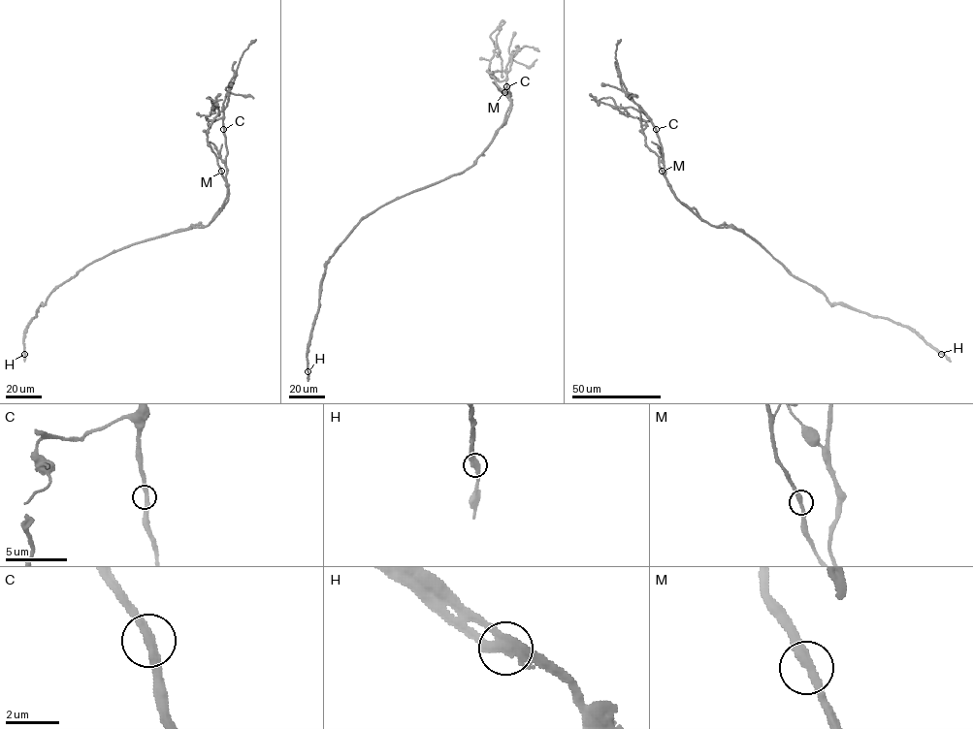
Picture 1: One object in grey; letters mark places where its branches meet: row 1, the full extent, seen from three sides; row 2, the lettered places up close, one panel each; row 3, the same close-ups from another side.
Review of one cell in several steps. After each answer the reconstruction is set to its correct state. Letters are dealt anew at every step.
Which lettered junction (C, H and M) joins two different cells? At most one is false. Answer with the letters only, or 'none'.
H

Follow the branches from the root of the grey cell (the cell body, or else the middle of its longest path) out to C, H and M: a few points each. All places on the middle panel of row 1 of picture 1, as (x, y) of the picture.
C: (441, 180), (470, 167), (492, 141), (510, 106), (506, 86)
H: (441, 180), (397, 197), (368, 214), (337, 248), (326, 264), (321, 279), (318, 307), (307, 356), (308, 371)
M: (441, 180), (470, 167), (492, 141), (510, 106), (510, 99), (504, 92)

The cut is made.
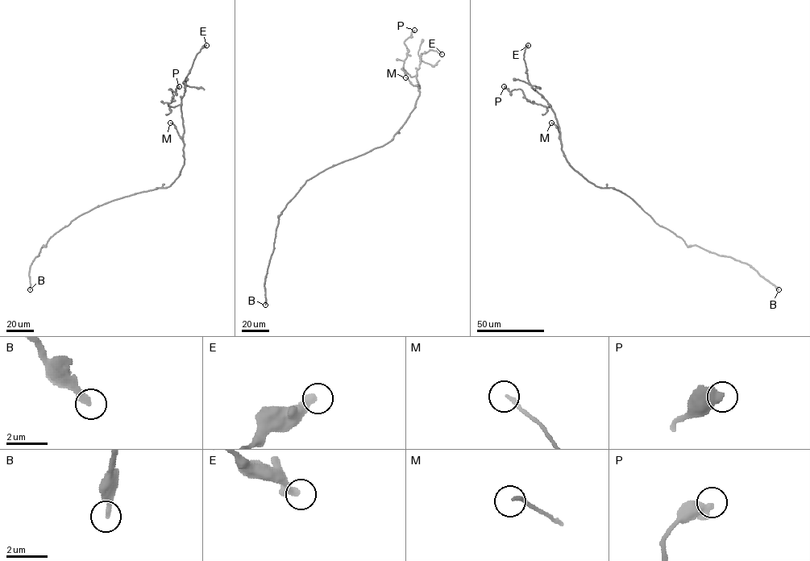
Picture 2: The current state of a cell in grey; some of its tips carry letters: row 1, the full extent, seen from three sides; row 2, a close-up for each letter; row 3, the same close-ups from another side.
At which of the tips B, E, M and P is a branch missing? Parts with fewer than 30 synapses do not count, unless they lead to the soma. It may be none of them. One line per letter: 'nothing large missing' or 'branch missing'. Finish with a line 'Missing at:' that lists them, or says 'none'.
B: branch missing
E: nothing large missing
M: nothing large missing
P: nothing large missing
Missing at: B

